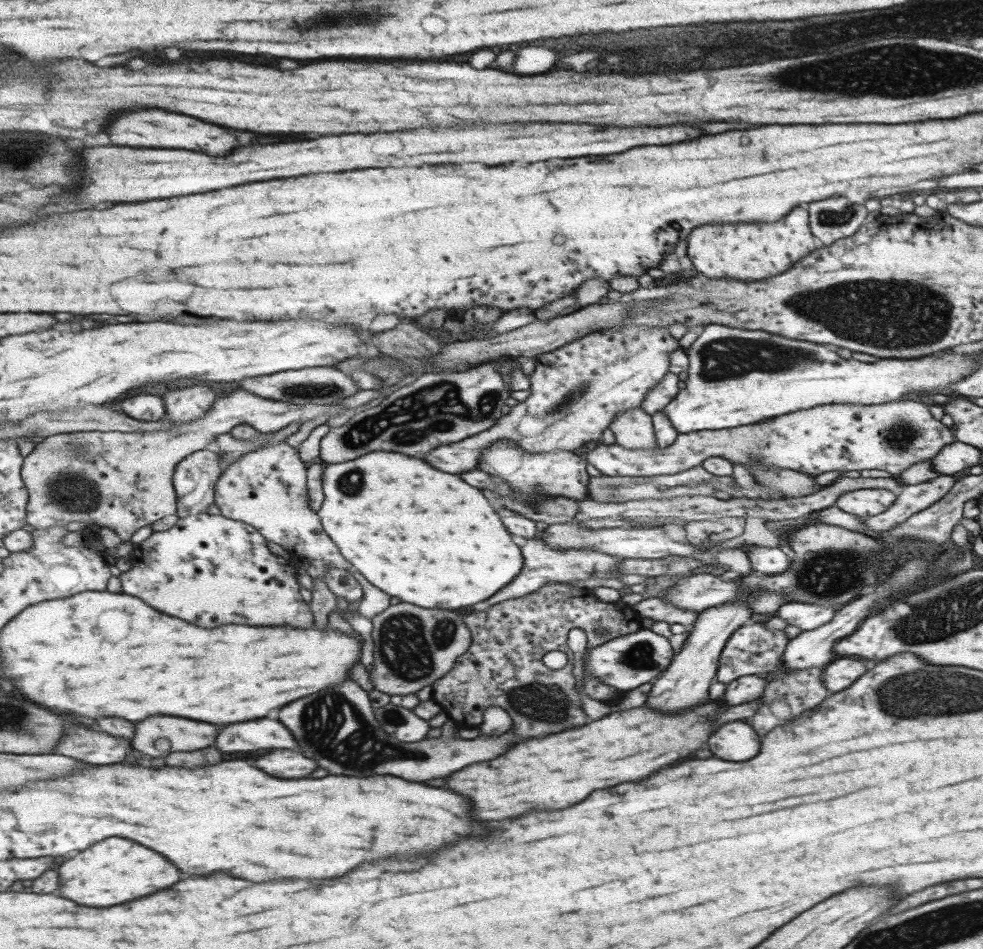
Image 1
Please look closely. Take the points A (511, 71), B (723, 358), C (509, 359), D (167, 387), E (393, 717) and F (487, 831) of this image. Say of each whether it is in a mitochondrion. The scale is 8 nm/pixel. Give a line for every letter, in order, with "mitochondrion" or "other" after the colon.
A: other
B: mitochondrion
C: other
D: other
E: mitochondrion
F: other

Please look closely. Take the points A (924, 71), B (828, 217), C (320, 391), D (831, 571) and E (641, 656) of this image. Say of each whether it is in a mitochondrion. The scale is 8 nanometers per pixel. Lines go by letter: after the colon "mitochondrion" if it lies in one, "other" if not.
A: mitochondrion
B: mitochondrion
C: mitochondrion
D: mitochondrion
E: mitochondrion

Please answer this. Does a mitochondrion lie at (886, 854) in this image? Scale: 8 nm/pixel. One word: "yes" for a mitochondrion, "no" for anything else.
no

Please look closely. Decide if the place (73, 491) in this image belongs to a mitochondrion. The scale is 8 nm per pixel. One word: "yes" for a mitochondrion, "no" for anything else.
yes

